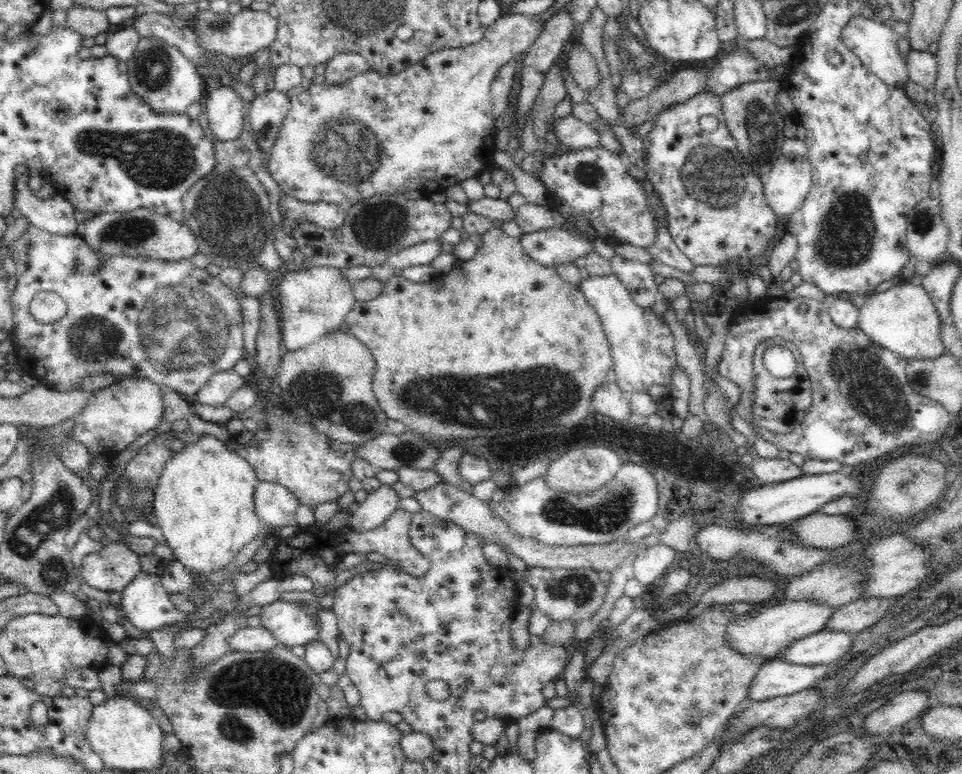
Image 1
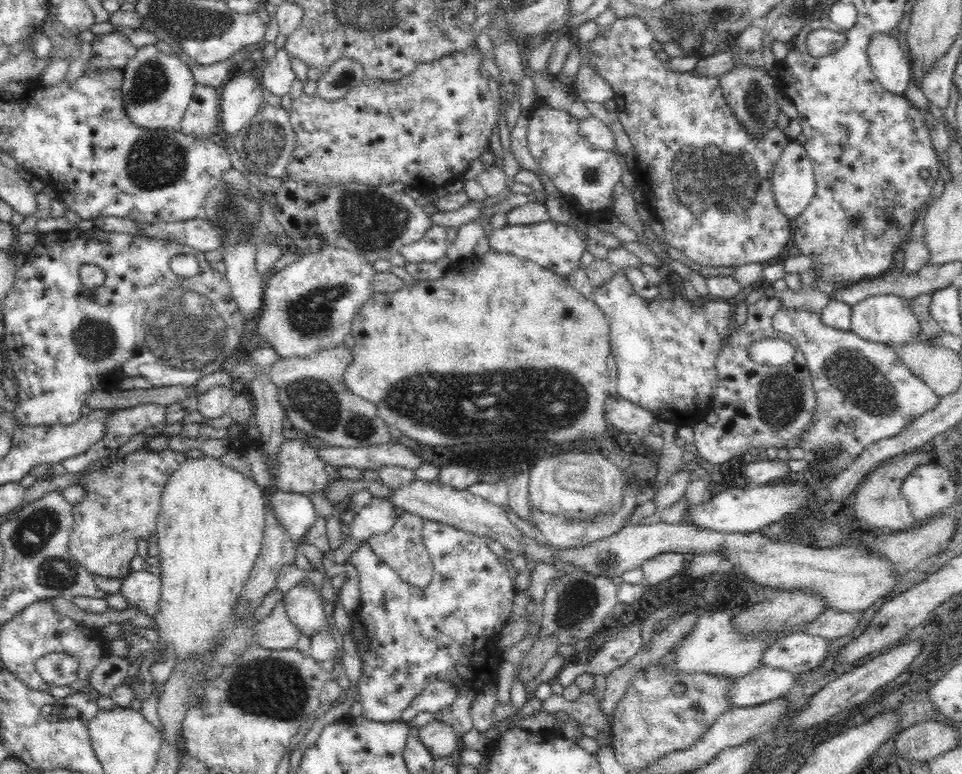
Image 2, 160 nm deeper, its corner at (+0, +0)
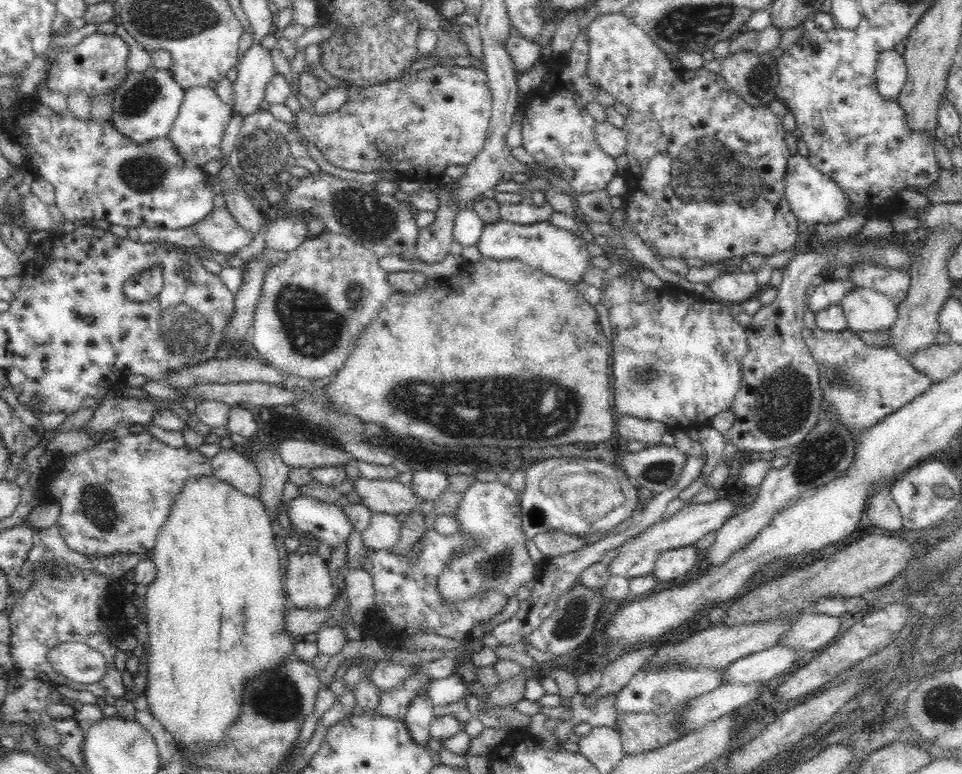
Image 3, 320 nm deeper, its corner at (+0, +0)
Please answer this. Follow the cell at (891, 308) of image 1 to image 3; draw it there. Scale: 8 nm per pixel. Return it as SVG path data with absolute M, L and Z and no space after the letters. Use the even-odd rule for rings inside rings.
M855 287L844 292L838 305L842 307L847 329L852 331L889 331L896 320L896 304L881 292Z

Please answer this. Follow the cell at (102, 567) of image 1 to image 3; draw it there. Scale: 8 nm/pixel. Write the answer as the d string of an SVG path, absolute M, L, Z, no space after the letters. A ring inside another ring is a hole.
M143 430L129 433L122 439L104 436L81 452L57 453L52 463L42 470L38 500L56 503L60 514L56 526L68 548L87 556L108 556L115 552L130 552L141 556L155 546L160 528L168 520L171 506L184 484L192 478L210 478L211 460L199 450L184 445L172 447Z

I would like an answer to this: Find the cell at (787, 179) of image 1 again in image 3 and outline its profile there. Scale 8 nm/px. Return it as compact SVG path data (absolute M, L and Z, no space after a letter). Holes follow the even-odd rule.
M797 153L788 159L785 174L785 195L798 220L808 224L836 224L849 214L850 201L845 192L829 176L810 164L809 159Z

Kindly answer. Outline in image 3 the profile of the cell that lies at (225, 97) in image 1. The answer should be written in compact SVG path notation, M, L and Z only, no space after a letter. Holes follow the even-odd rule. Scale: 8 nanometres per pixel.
M253 42L236 67L233 114L244 114L246 117L258 111L258 105L264 98L264 88L277 72L271 50L261 42Z

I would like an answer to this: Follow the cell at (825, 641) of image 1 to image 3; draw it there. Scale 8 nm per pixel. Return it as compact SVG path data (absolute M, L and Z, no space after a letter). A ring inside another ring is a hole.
M782 645L739 658L722 669L720 685L763 684L778 674L786 673L804 652Z

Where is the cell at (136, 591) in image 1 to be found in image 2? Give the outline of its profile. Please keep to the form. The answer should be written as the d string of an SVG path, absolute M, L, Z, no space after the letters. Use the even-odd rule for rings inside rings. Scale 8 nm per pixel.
M148 570L131 571L121 581L120 593L127 598L129 604L154 618L159 610L158 598L161 588L159 575Z

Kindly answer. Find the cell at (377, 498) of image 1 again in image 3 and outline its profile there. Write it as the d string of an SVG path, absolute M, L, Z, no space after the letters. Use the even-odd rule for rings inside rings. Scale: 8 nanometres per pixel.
M373 513L370 524L361 533L368 549L390 551L398 544L401 524L396 514Z

